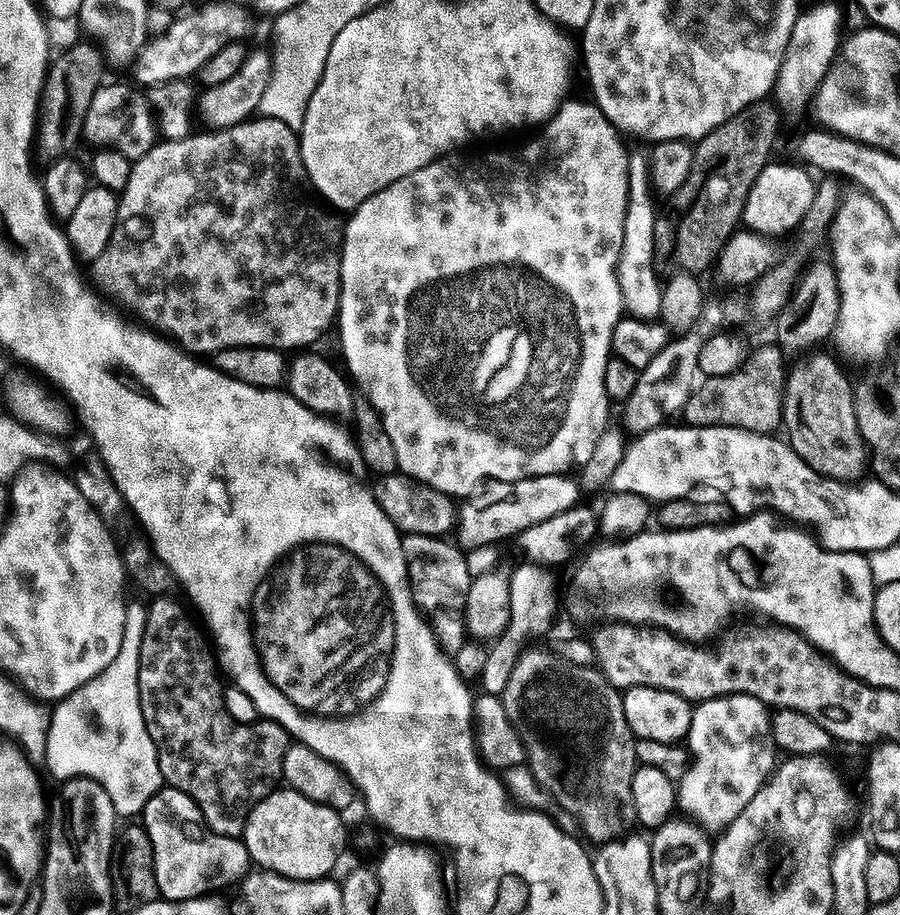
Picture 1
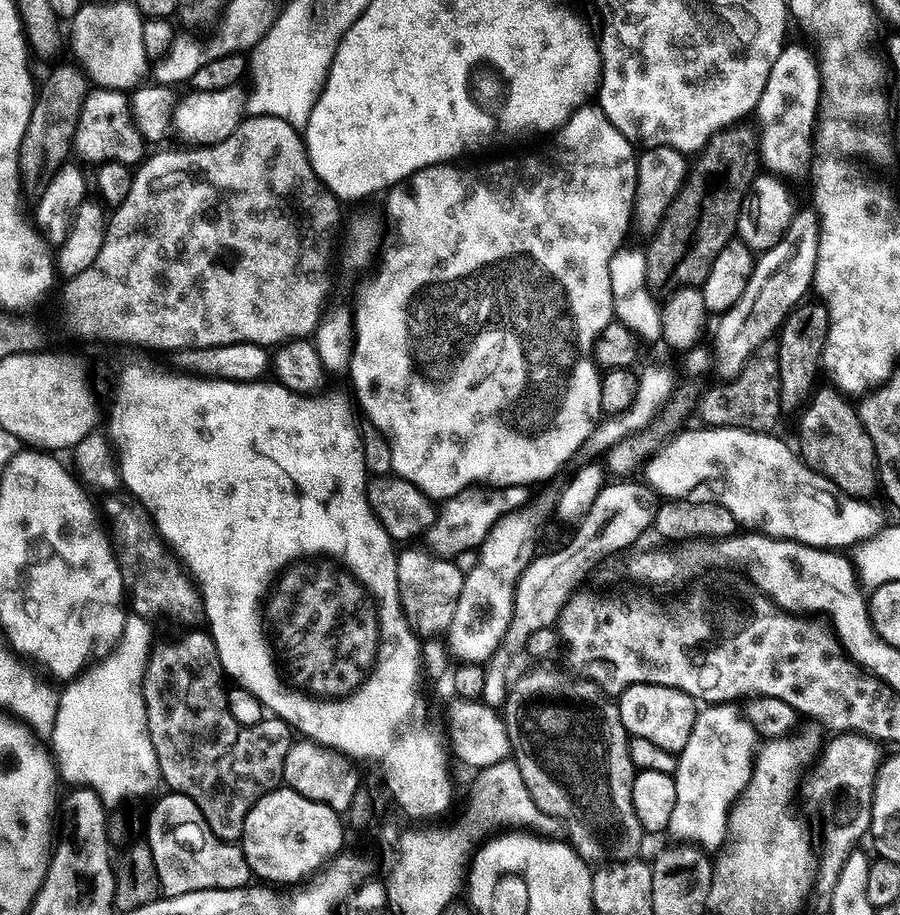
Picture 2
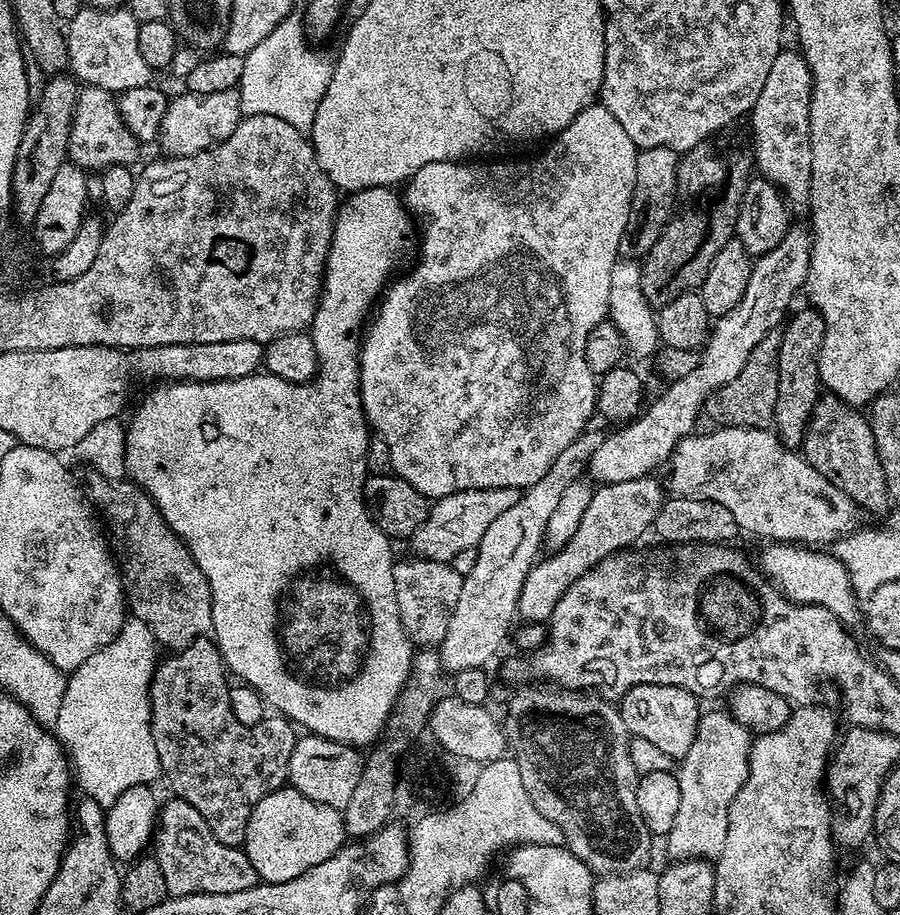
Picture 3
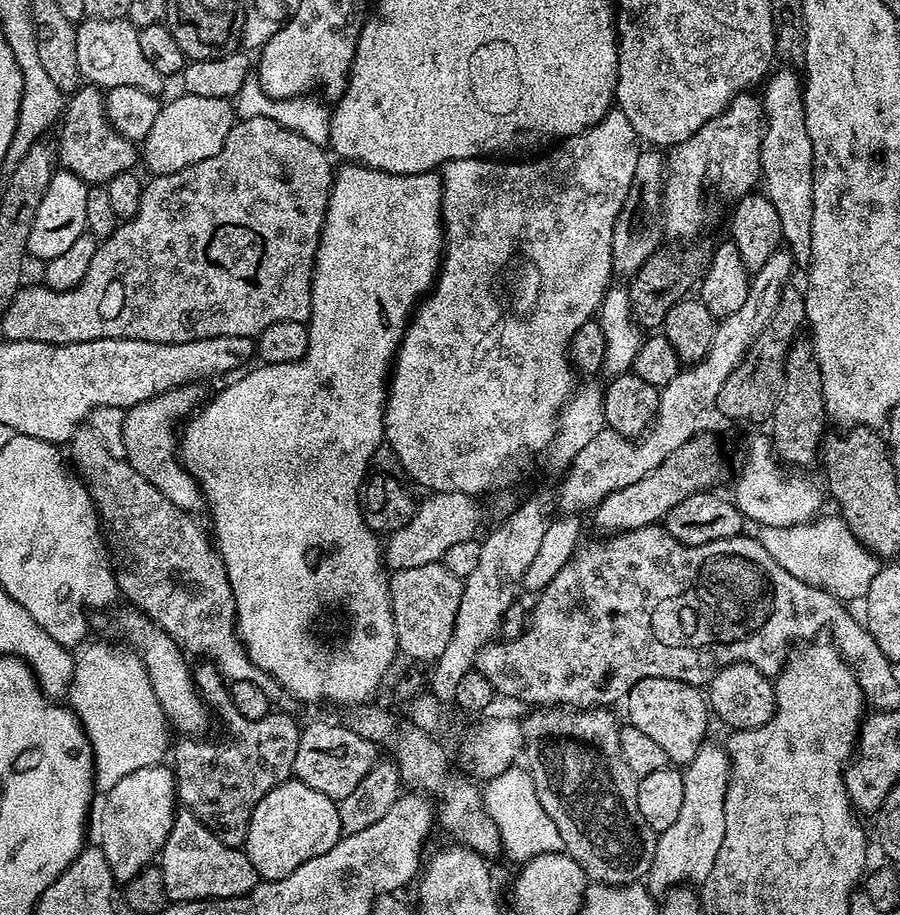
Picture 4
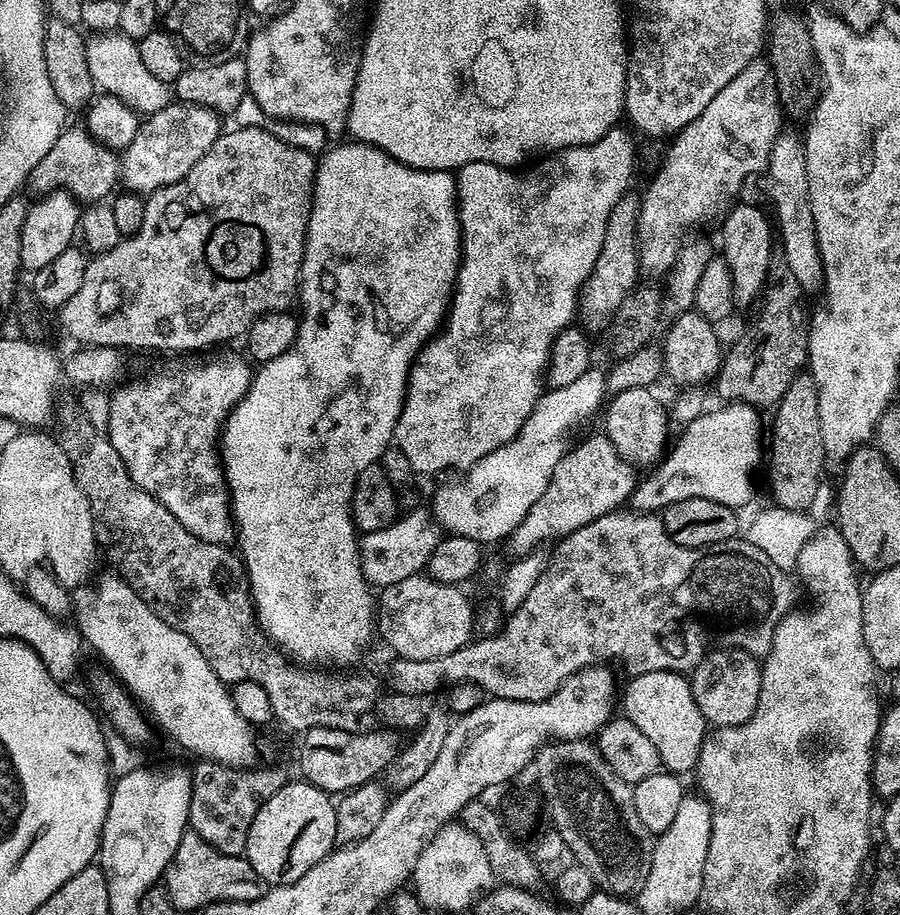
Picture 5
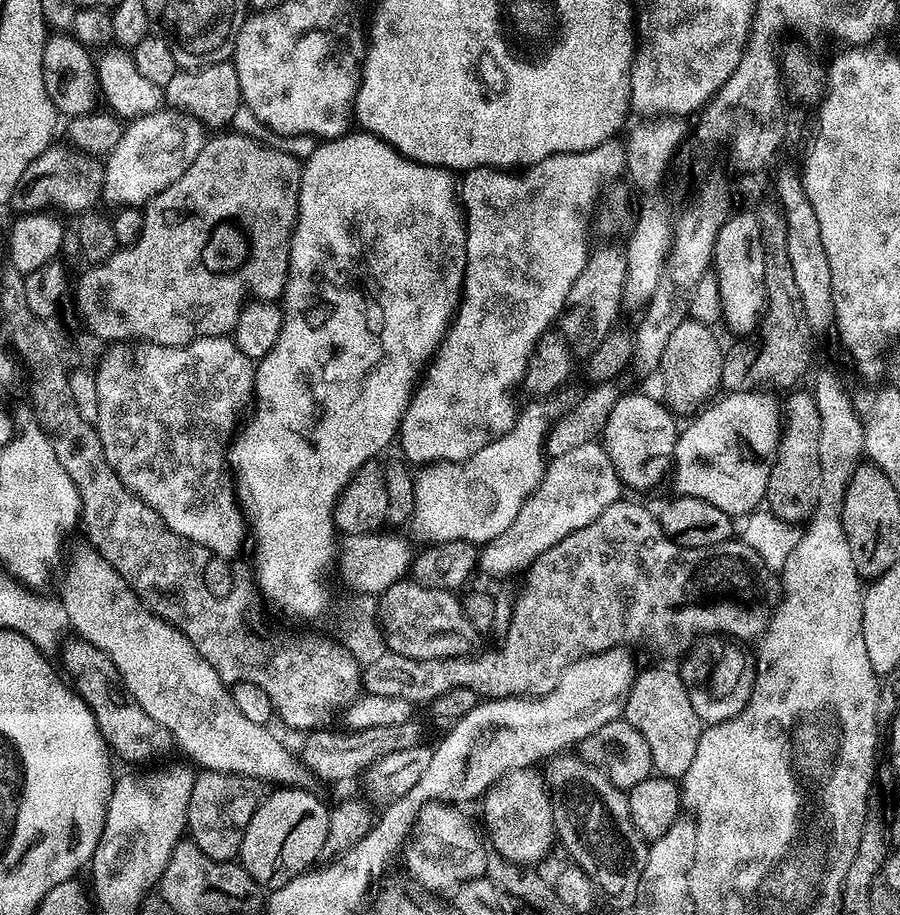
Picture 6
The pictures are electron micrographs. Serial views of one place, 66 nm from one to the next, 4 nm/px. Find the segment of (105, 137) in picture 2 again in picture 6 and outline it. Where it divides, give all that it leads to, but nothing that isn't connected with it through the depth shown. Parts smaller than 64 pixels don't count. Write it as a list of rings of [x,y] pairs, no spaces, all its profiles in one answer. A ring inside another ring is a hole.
[[[49,146],[30,166],[26,174],[18,178],[18,186],[12,195],[11,211],[16,214],[45,212],[74,212],[81,214],[93,207],[95,200],[101,199],[104,190],[104,166],[97,157],[85,156],[71,147]]]

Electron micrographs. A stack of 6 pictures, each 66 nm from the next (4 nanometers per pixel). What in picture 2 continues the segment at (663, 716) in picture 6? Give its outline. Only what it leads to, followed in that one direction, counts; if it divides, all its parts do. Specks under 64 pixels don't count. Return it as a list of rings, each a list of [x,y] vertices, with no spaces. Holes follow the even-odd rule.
[[[635,684],[619,693],[618,703],[629,737],[646,738],[667,752],[680,753],[690,738],[690,730],[694,730],[698,704],[682,690],[657,684]]]

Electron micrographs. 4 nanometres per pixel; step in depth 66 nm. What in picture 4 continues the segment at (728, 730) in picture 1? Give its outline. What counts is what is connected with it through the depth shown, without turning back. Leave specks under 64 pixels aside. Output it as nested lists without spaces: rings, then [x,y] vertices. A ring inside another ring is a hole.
[[[711,742],[705,743],[698,755],[683,769],[683,773],[686,795],[682,810],[674,826],[657,835],[654,862],[646,877],[647,887],[656,894],[663,894],[677,886],[696,886],[707,880],[710,870],[714,870],[716,855],[722,846],[724,798],[730,775],[727,751],[721,745],[719,748]]]

